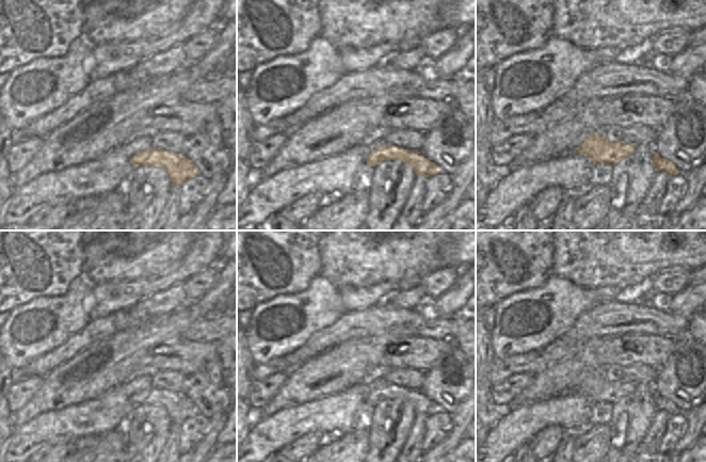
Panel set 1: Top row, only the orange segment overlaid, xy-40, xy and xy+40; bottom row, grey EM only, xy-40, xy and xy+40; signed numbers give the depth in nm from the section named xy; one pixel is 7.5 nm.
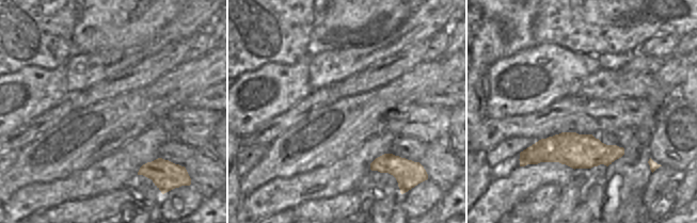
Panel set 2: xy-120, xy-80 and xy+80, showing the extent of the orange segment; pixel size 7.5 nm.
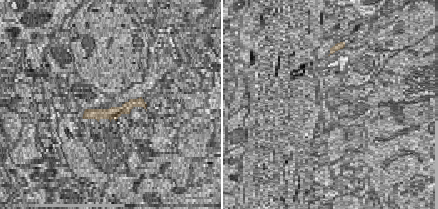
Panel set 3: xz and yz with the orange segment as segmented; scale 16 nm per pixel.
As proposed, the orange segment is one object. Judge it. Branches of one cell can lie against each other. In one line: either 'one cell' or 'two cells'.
one cell

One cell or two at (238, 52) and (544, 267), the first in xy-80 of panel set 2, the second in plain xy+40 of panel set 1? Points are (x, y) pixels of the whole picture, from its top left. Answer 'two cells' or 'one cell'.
one cell

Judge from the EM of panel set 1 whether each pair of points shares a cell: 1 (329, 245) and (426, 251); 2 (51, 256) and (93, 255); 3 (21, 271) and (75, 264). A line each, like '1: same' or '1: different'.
1: same
2: different
3: same

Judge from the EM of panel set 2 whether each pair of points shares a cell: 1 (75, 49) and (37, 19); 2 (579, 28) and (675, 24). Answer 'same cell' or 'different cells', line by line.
1: different cells
2: same cell

